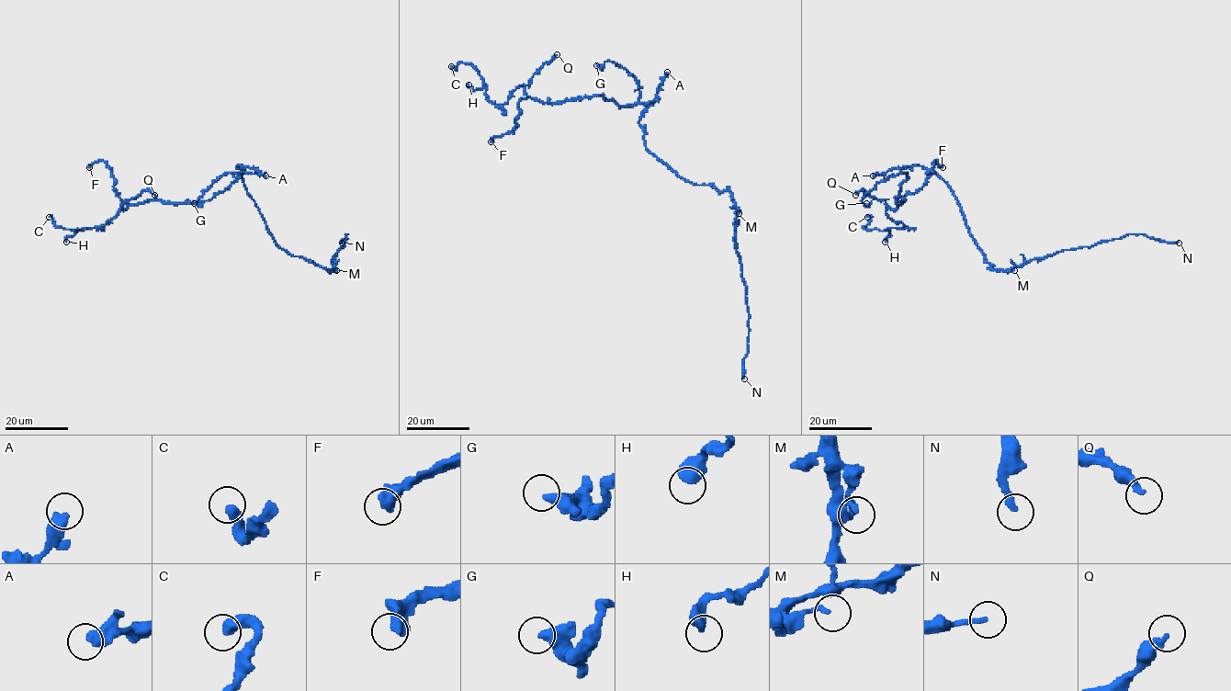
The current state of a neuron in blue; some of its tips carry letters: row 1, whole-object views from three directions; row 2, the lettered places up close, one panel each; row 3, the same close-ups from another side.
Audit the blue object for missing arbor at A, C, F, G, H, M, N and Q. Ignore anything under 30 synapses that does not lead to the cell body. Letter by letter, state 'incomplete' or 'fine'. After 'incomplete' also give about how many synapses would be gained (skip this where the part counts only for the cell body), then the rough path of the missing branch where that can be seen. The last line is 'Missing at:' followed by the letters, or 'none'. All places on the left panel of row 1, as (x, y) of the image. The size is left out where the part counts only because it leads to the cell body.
A: fine
C: fine
F: fine
G: fine
H: fine
M: fine
N: incomplete; about 190 synapses; missing branch runs (342, 243), (348, 232), (323, 188), (319, 159), (300, 121), (267, 86), (270, 70), (298, 81), (305, 118)
Q: fine
Missing at: N

